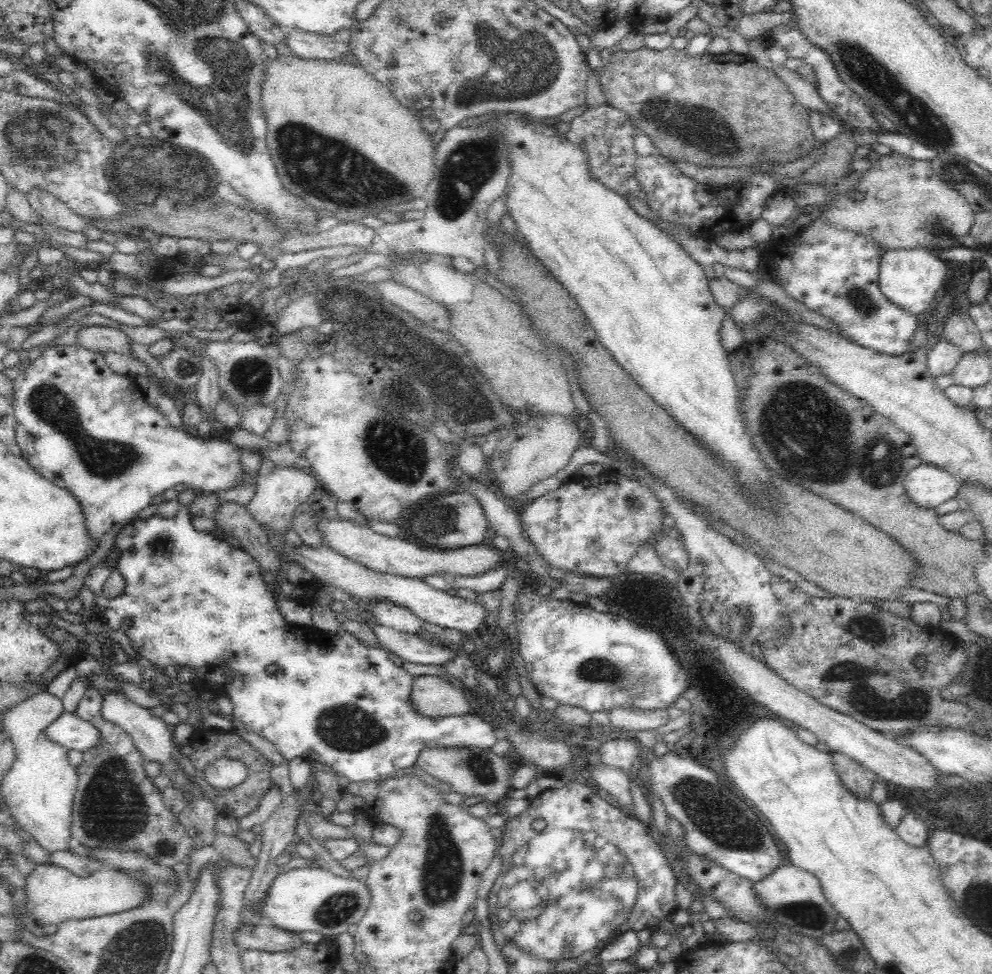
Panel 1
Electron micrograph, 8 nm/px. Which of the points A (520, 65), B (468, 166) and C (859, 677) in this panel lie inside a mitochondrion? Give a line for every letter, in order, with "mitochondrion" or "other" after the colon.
A: mitochondrion
B: mitochondrion
C: mitochondrion

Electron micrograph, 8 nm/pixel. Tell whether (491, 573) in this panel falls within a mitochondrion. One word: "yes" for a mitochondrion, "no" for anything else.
no

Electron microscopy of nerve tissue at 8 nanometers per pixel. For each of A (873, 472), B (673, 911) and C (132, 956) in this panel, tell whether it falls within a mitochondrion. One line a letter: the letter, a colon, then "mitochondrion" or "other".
A: mitochondrion
B: other
C: mitochondrion

